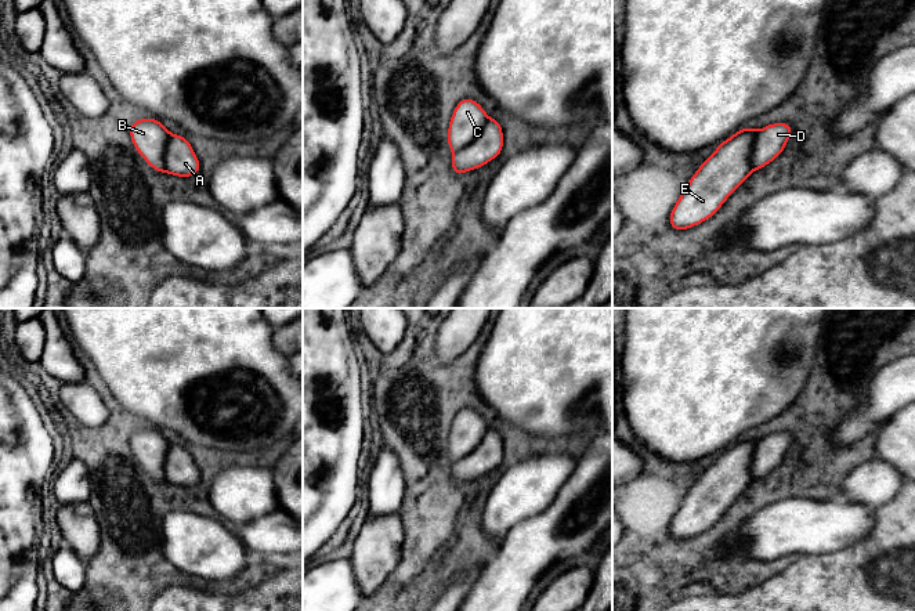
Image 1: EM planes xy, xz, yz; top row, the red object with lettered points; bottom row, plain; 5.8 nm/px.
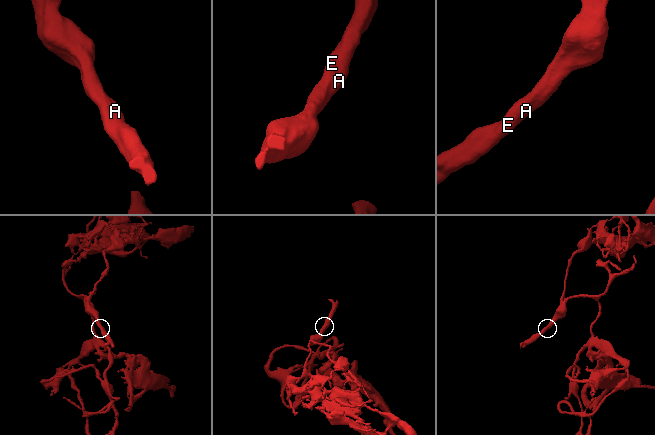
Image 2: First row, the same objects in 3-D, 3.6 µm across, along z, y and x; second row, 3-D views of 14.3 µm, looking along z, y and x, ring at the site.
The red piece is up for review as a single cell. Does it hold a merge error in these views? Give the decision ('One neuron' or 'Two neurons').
One neuron

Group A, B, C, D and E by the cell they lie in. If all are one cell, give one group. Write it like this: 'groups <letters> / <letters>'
groups A B C D E

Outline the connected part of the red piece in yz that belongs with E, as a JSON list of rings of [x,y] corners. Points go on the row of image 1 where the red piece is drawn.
[[[781,122],[757,131],[746,126],[720,142],[697,169],[670,210],[670,228],[690,229],[715,216],[753,171],[784,152],[791,135],[792,126]]]

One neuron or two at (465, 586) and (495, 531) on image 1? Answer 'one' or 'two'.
two

